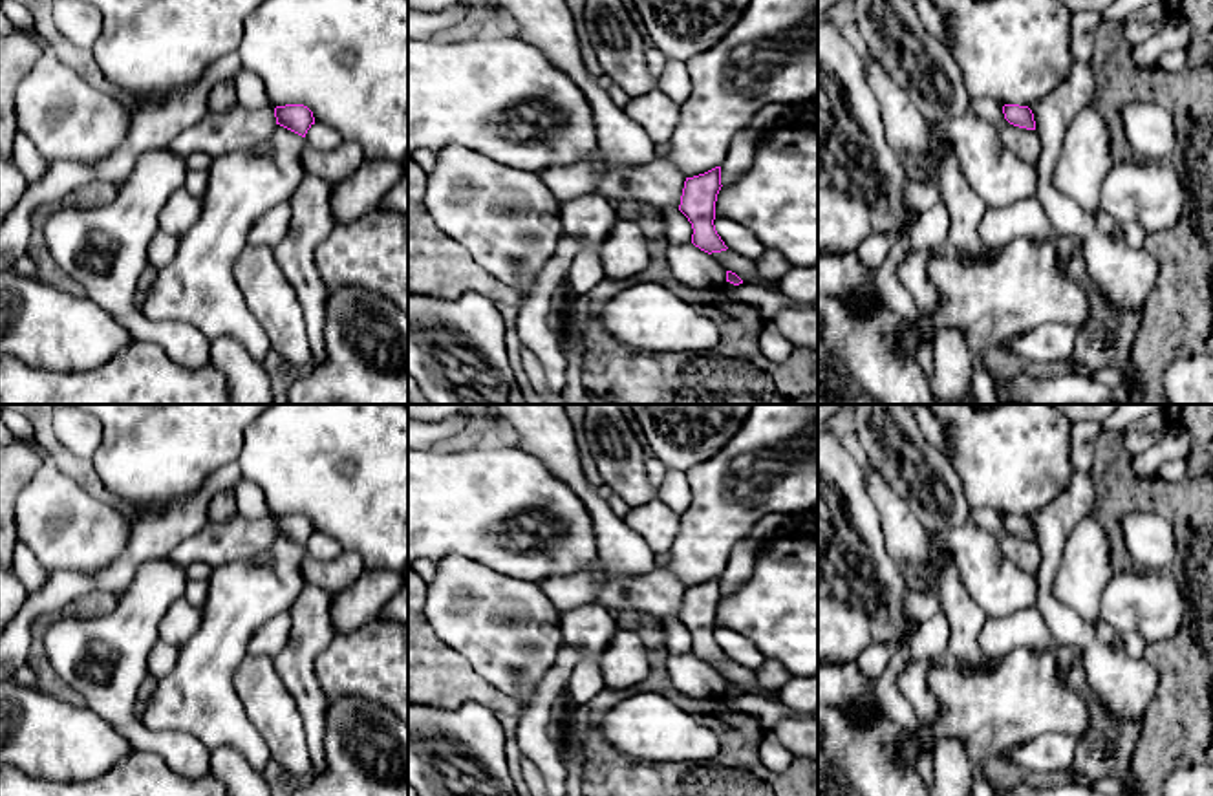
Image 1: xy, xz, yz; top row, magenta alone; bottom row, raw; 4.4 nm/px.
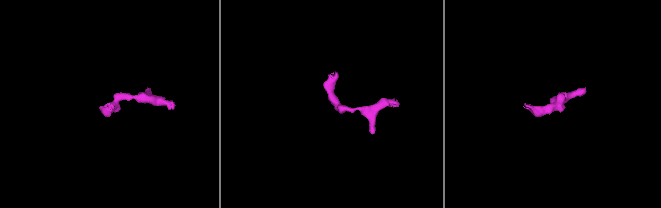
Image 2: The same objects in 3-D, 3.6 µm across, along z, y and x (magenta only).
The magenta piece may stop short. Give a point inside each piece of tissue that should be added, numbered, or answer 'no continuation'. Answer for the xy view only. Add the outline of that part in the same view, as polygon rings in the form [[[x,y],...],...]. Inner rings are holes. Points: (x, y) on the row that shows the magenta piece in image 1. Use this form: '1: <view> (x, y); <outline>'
1: xy (216, 134); [[[274,104],[262,110],[236,106],[231,112],[207,112],[194,126],[183,130],[168,148],[181,157],[205,152],[210,157],[267,143],[276,128]]]

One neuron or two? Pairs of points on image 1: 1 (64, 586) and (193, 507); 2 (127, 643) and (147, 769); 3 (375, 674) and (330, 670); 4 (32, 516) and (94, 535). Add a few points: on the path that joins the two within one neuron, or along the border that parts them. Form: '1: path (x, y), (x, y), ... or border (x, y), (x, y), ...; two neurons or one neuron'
1: path (96, 582), (110, 580), (161, 533); one neuron
2: border (132, 749), (156, 752), (182, 776); two neurons
3: path (364, 670), (341, 670); one neuron
4: path (46, 516), (53, 516), (64, 527), (79, 533); one neuron

